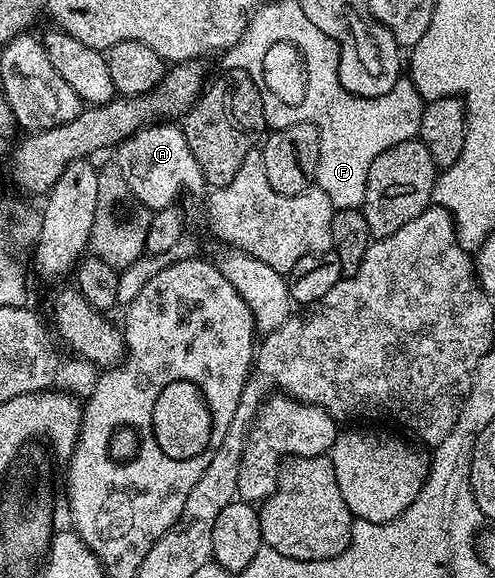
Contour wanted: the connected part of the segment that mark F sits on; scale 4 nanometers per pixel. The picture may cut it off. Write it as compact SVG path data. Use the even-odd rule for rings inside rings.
M313 26L312 34L314 34L312 58L318 64L318 72L316 72L316 64L314 64L314 68L307 72L305 94L302 97L301 104L298 106L286 105L273 91L261 87L264 118L273 129L287 128L289 124L298 124L301 121L315 124L320 135L320 157L314 177L315 187L321 188L326 193L330 198L333 209L360 208L364 203L366 178L374 158L378 158L378 154L382 154L398 142L406 142L419 137L420 123L422 122L426 101L413 86L411 79L408 78L397 80L396 85L390 90L386 90L381 96L355 96L353 92L347 92L340 84L340 75L338 74L340 47L329 36L322 34L322 30L318 30L318 26ZM340 144L368 144L368 148L340 148Z

